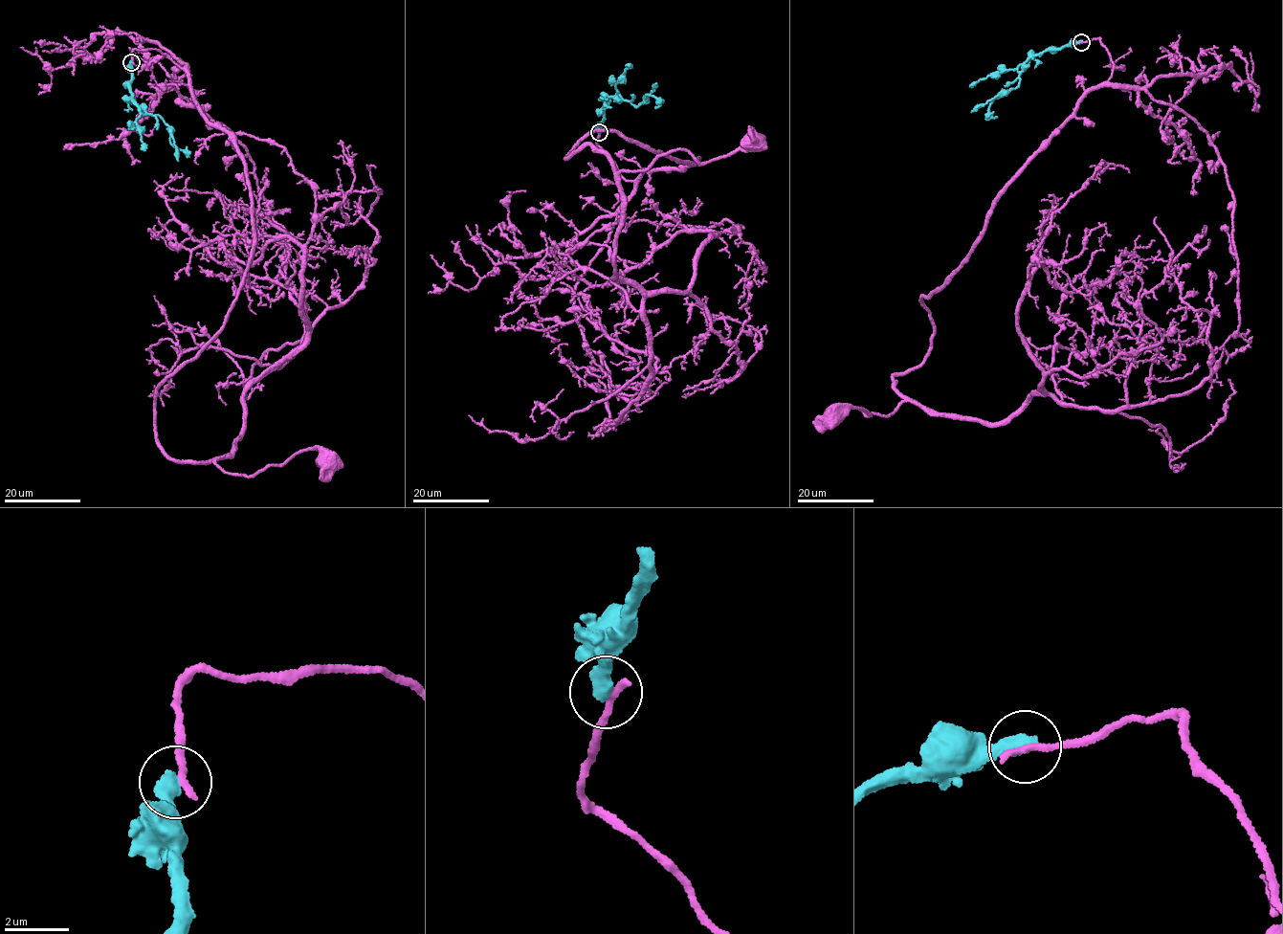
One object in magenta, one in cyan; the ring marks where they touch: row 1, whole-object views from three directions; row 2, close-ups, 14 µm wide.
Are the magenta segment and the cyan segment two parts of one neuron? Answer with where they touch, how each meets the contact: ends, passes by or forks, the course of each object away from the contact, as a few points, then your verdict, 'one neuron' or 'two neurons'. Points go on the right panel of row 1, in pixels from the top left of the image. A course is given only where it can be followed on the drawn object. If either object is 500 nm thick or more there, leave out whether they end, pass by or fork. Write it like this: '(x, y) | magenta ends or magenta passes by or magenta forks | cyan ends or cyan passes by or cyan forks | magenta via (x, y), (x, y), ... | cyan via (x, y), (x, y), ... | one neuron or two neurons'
(1081, 42) | magenta ends | cyan ends | magenta via (1081, 42), (1100, 38), (1110, 78), (921, 298), (932, 348), (894, 377), (906, 399), (889, 416), (833, 416) | cyan via (1081, 42), (1048, 48), (1028, 58), (1017, 86), (990, 103), (989, 110), (997, 117) | two neurons

